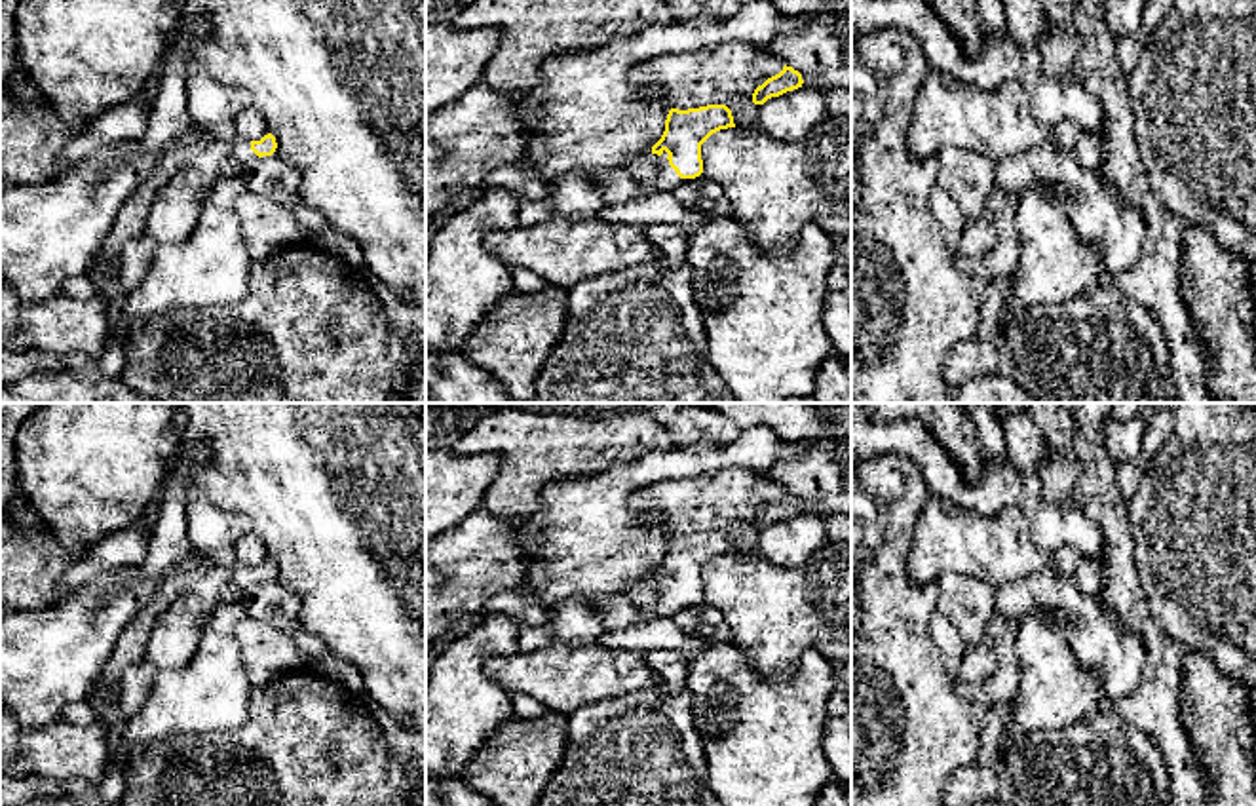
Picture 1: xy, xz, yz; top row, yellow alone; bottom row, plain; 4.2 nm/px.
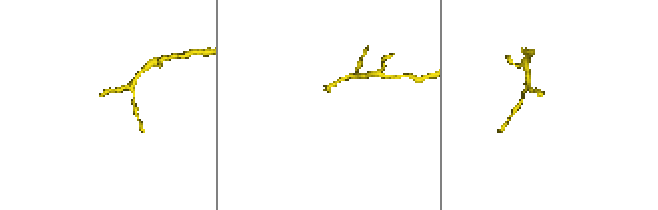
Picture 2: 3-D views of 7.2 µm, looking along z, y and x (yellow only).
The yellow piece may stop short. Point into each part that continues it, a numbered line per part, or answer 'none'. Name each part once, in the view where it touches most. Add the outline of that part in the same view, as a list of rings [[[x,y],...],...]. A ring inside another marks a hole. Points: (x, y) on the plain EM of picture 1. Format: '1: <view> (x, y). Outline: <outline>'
1: xz (652, 599). Outline: [[[652,574],[646,580],[637,582],[625,591],[629,603],[638,610],[640,624],[648,624],[659,618],[676,614],[688,604],[680,604],[669,591],[667,578],[654,580]]]

